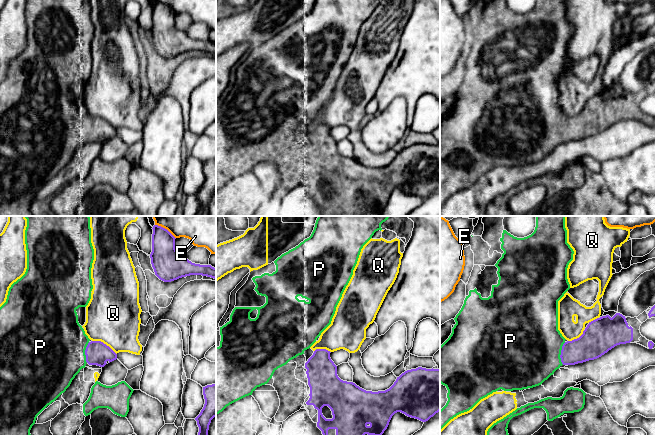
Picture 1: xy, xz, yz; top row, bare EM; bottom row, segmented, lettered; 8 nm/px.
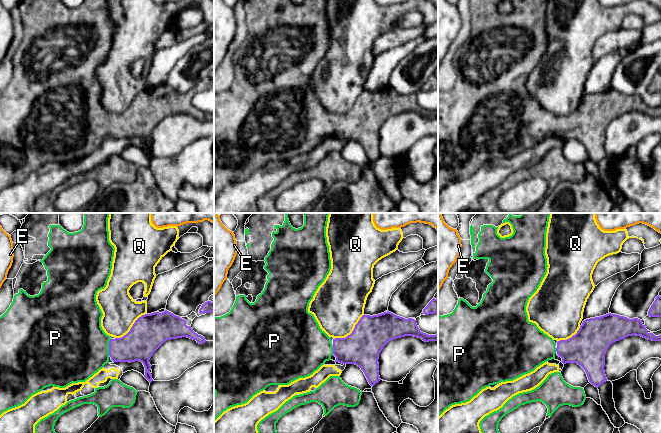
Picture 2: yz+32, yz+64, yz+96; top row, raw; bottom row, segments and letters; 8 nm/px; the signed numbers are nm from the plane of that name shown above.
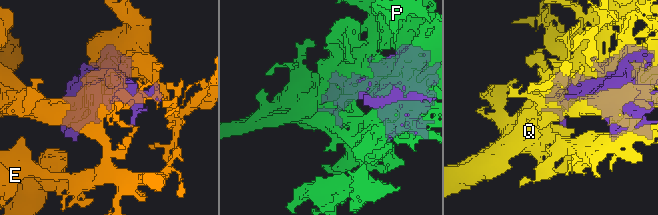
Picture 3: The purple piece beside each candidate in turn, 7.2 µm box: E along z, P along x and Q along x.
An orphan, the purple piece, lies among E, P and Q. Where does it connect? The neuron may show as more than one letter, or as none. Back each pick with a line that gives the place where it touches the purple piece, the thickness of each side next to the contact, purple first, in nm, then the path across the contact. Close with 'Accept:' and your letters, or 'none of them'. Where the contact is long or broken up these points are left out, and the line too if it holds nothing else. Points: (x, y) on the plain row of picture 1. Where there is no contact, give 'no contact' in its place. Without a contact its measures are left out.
P: meets purple in yz at (561, 129); 220 nm thick on the purple side, 480 nm on the other
Accept: P

